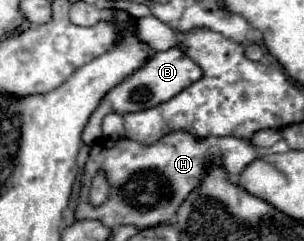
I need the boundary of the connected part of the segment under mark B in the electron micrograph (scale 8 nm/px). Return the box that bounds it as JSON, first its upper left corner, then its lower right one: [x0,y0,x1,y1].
[83,48,203,144]

